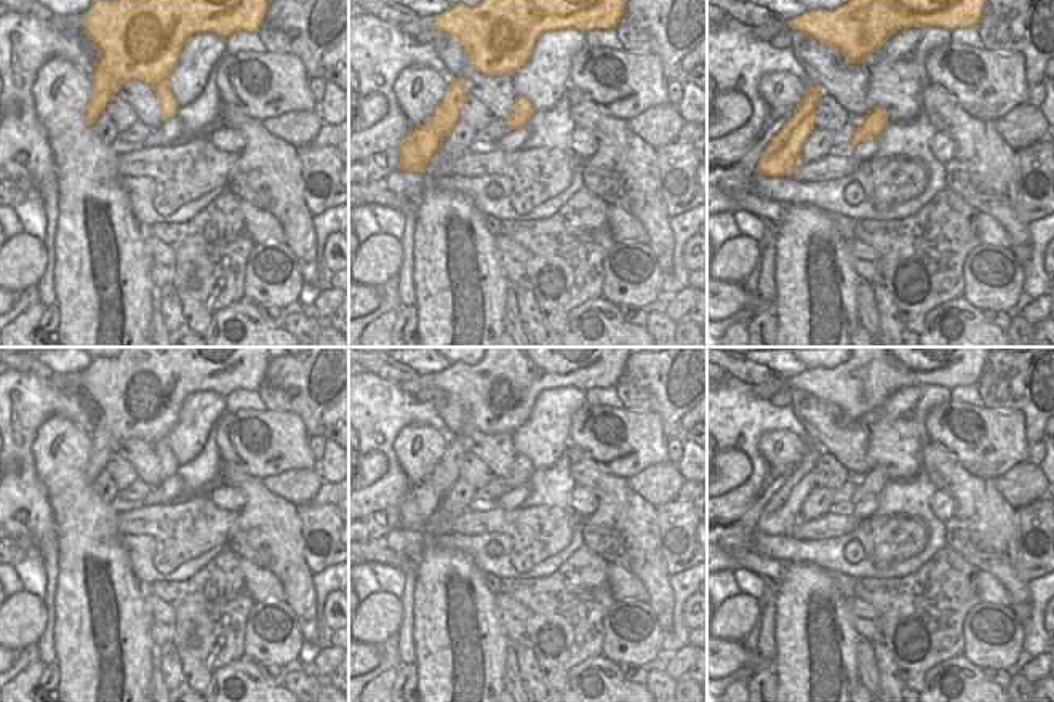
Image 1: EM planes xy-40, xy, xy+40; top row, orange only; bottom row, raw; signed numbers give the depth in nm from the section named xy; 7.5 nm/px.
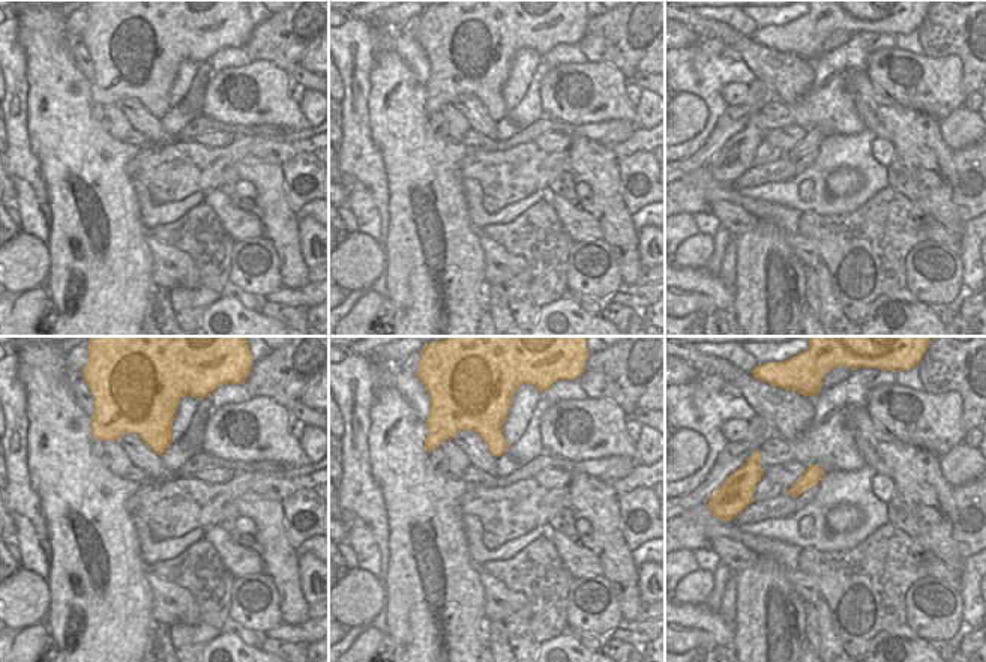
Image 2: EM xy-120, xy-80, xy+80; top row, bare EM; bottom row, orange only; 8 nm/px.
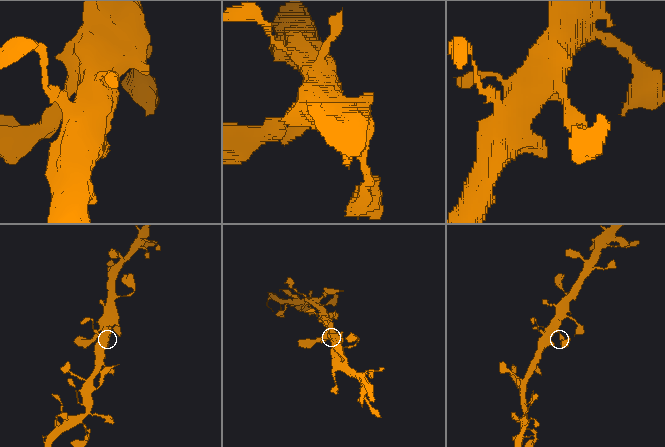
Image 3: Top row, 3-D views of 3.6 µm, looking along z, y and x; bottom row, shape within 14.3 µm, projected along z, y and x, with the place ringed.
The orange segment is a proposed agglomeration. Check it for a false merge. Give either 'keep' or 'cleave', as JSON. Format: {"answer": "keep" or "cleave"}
{"answer": "keep"}

